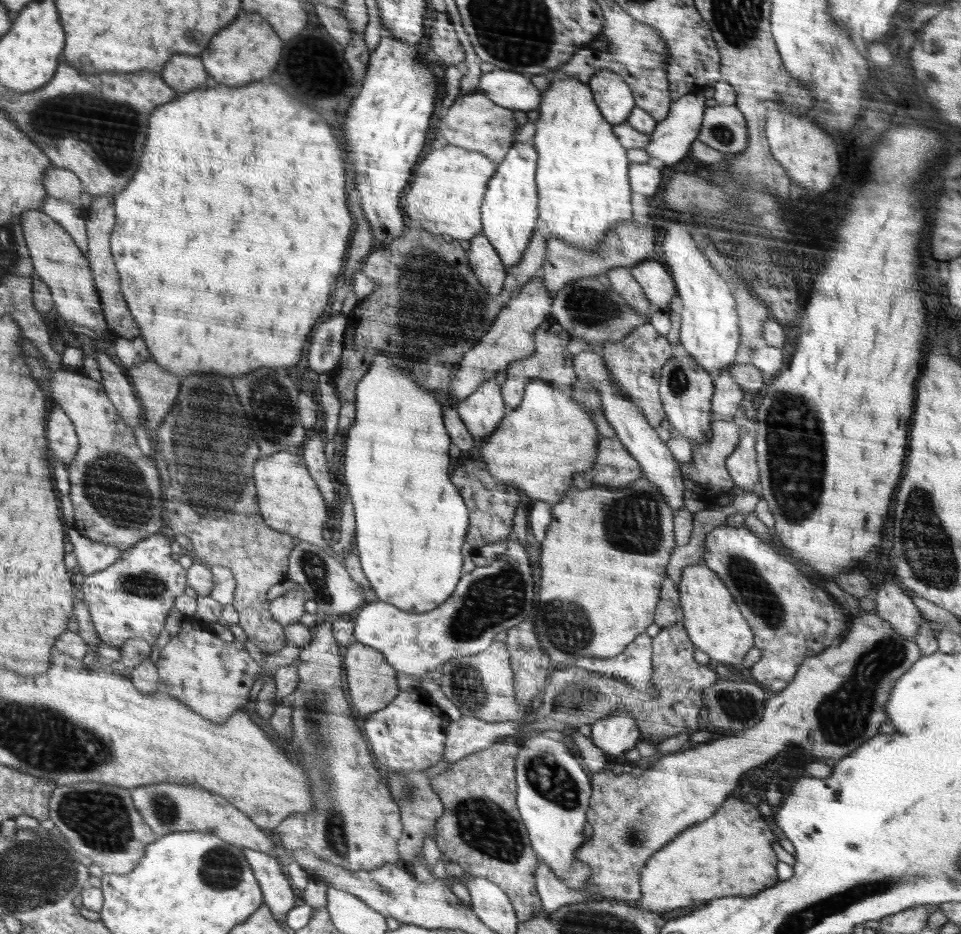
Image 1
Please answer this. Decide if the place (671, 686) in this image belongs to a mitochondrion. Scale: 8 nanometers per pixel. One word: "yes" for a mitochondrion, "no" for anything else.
no

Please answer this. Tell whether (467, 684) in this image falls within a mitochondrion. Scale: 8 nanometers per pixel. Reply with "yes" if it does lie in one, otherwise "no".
yes

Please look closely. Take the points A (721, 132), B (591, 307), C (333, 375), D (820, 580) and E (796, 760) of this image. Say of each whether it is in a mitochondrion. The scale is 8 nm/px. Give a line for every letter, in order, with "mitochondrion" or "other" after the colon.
A: mitochondrion
B: mitochondrion
C: other
D: other
E: other

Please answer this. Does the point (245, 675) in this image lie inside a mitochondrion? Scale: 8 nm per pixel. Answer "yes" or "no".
no

